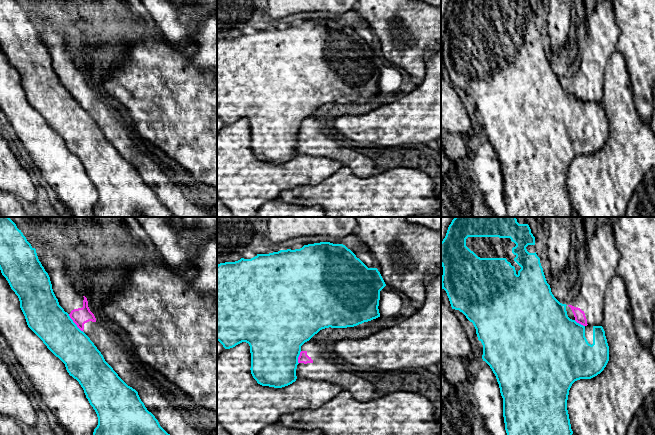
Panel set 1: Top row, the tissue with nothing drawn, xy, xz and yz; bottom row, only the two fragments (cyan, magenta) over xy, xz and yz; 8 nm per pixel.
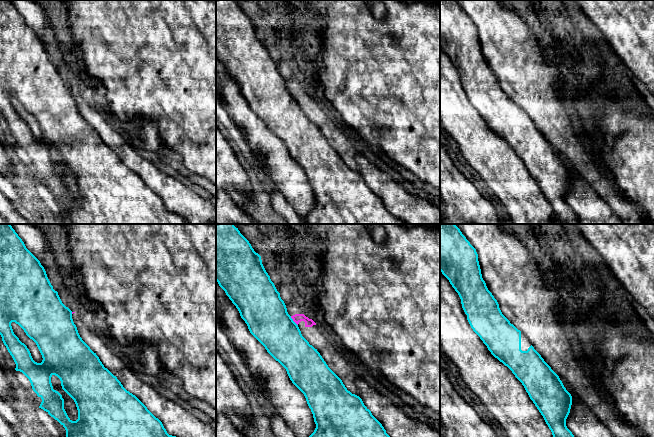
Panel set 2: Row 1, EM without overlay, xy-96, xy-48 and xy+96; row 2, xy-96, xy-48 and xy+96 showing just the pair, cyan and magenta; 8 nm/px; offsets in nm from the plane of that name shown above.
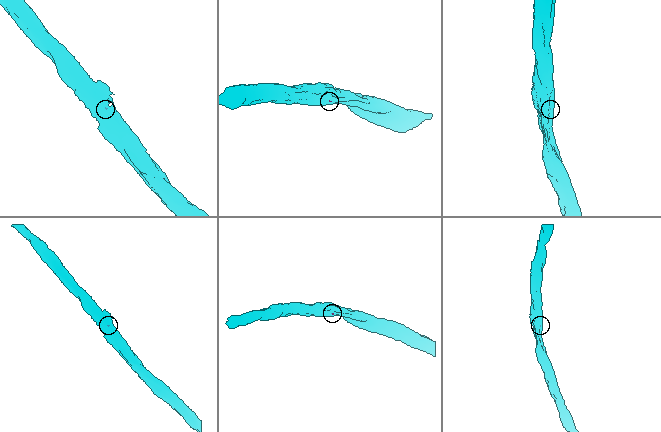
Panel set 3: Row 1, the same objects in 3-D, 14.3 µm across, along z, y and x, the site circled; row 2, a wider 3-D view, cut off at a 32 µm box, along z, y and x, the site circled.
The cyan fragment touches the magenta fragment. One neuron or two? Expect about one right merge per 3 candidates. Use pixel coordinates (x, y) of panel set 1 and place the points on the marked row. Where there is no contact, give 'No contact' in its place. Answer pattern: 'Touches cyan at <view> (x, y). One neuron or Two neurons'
Touches cyan at xy (74, 323). Two neurons

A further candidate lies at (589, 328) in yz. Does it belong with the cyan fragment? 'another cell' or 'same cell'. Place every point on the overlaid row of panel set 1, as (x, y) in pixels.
same cell

